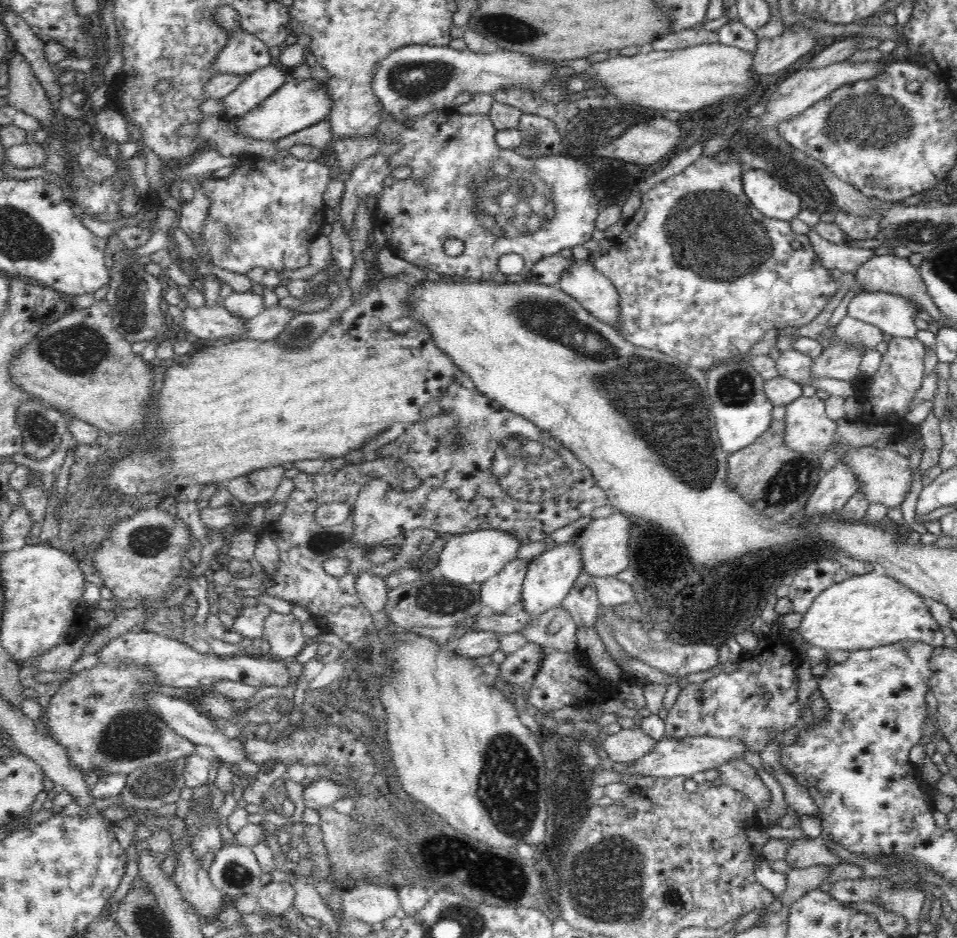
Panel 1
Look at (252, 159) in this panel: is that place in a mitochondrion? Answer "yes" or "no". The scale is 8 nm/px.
no

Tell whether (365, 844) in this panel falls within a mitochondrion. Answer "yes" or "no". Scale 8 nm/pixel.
yes

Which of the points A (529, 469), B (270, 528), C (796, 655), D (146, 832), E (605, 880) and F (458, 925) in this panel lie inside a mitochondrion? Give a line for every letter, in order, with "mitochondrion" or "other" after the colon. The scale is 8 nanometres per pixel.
A: mitochondrion
B: other
C: other
D: other
E: mitochondrion
F: mitochondrion

